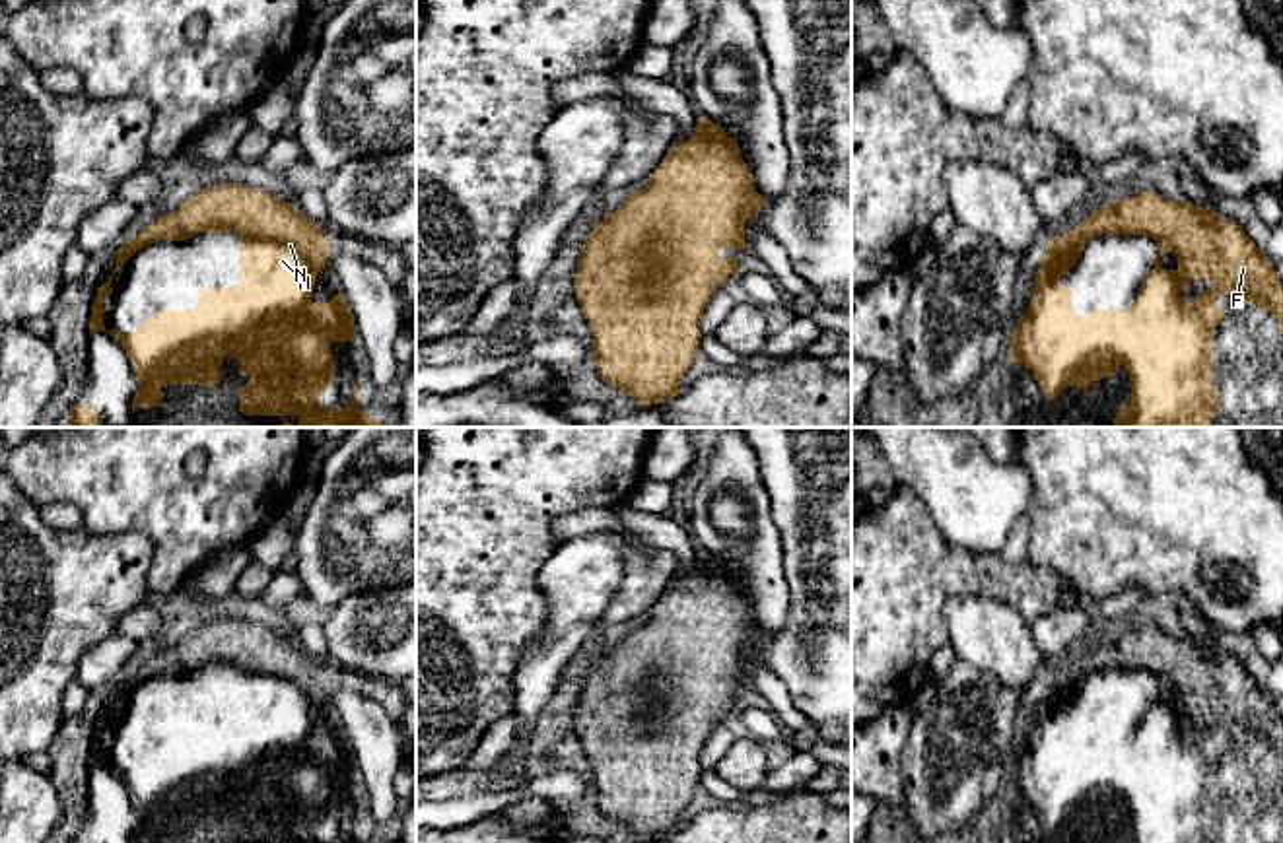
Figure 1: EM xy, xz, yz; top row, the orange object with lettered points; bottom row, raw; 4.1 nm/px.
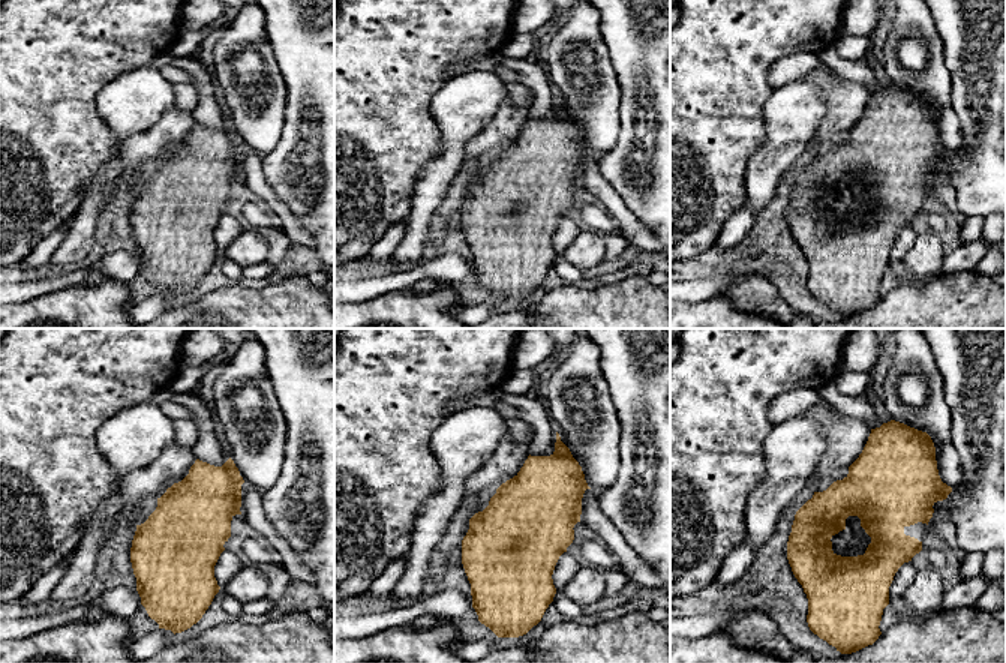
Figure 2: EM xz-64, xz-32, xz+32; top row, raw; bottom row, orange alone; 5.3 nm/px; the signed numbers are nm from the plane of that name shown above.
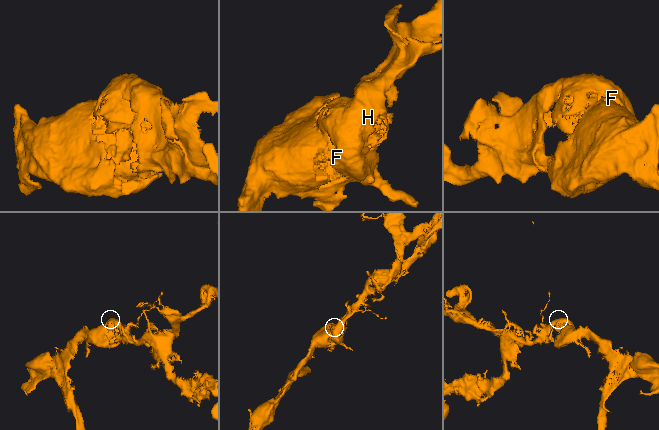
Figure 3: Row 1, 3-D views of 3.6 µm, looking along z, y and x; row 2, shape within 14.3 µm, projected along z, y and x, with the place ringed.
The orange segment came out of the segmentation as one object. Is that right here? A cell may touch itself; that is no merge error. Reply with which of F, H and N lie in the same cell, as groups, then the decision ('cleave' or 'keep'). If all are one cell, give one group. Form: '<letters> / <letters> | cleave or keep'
F H N | keep

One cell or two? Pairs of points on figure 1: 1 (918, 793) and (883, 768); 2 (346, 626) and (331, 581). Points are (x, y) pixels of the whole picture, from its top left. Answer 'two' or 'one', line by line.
1: two
2: two

